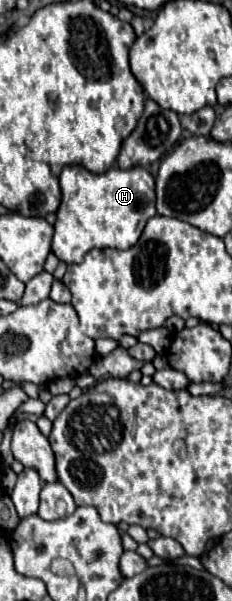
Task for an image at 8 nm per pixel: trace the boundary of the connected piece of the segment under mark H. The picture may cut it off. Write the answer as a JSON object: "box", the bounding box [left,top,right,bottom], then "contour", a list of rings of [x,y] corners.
{"box":[51,166,155,264],"contour":[[[67,166],[59,176],[59,182],[63,200],[57,210],[55,236],[51,248],[57,254],[57,258],[67,264],[81,262],[83,256],[93,248],[119,248],[119,250],[131,248],[139,240],[147,220],[155,216],[155,180],[143,166],[133,166],[131,170],[111,168],[103,174],[93,174],[83,166]]]}

